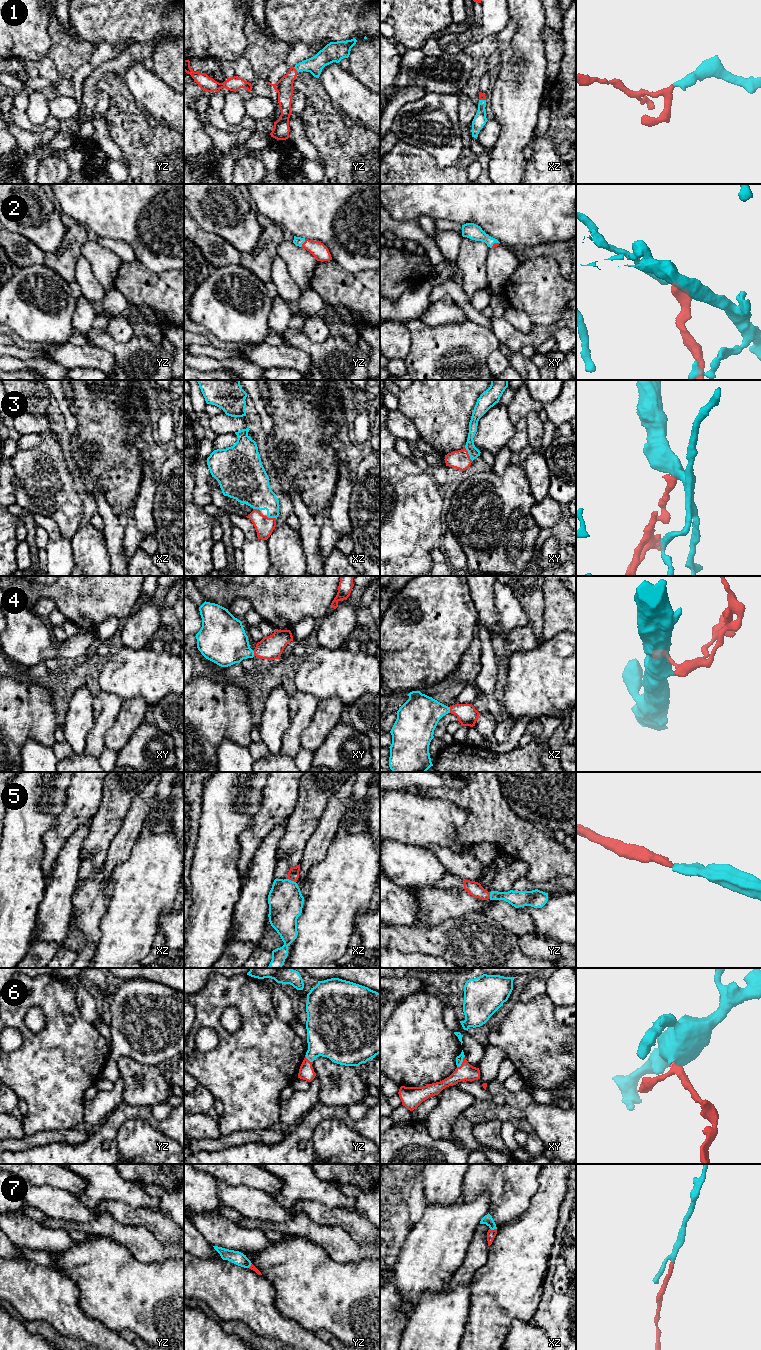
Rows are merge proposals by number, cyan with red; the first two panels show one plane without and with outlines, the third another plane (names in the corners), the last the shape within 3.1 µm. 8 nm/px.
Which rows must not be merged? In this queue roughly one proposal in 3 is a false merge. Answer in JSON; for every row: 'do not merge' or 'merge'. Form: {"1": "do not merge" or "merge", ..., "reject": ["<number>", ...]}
{"1": "merge", "2": "merge", "3": "merge", "4": "merge", "5": "merge", "6": "merge", "7": "merge", "reject": []}

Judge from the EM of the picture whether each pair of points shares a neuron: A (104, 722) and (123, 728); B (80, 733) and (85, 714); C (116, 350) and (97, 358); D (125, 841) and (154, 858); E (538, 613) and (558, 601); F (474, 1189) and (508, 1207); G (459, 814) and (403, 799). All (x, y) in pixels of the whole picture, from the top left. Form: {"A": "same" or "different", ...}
{"A": "different", "B": "same", "C": "different", "D": "different", "E": "different", "F": "same", "G": "same"}

